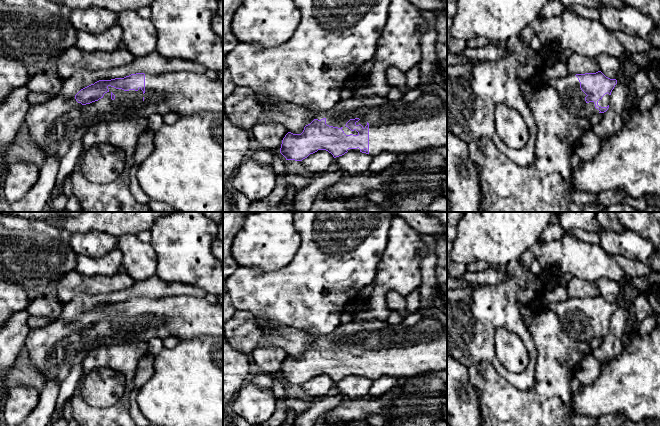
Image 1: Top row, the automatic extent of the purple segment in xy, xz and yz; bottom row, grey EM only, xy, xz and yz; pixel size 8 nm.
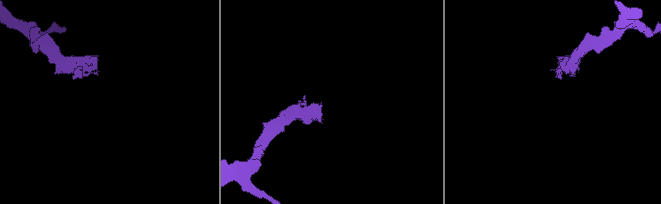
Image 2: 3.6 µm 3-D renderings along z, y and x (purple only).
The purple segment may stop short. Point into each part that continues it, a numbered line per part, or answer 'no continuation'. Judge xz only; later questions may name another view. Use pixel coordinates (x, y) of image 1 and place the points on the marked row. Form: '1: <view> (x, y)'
1: xz (400, 126)

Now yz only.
1: yz (572, 97)

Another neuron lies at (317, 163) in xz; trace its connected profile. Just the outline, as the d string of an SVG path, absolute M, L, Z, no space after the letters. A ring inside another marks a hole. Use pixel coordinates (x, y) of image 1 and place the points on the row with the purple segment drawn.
M318 150L310 154L307 158L301 161L302 165L312 176L320 175L327 171L333 164L334 157L326 150Z

